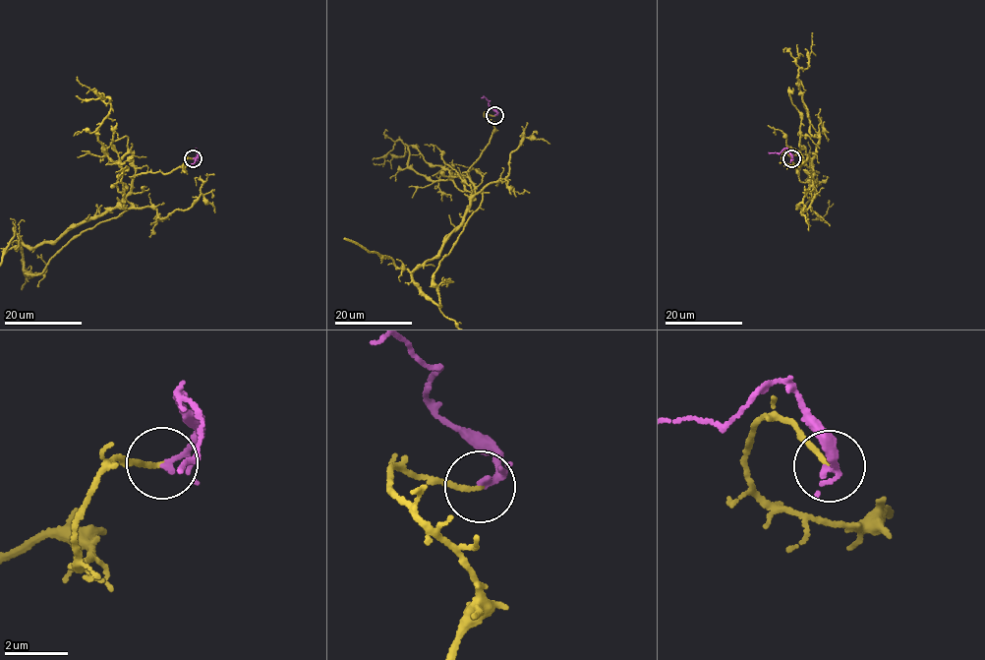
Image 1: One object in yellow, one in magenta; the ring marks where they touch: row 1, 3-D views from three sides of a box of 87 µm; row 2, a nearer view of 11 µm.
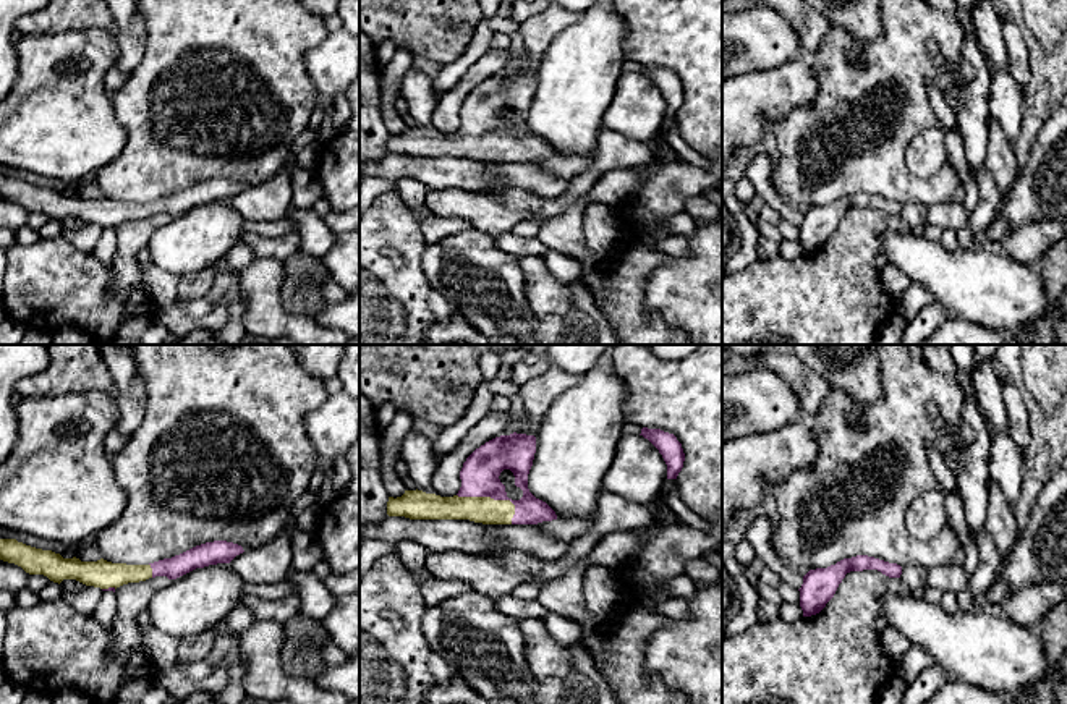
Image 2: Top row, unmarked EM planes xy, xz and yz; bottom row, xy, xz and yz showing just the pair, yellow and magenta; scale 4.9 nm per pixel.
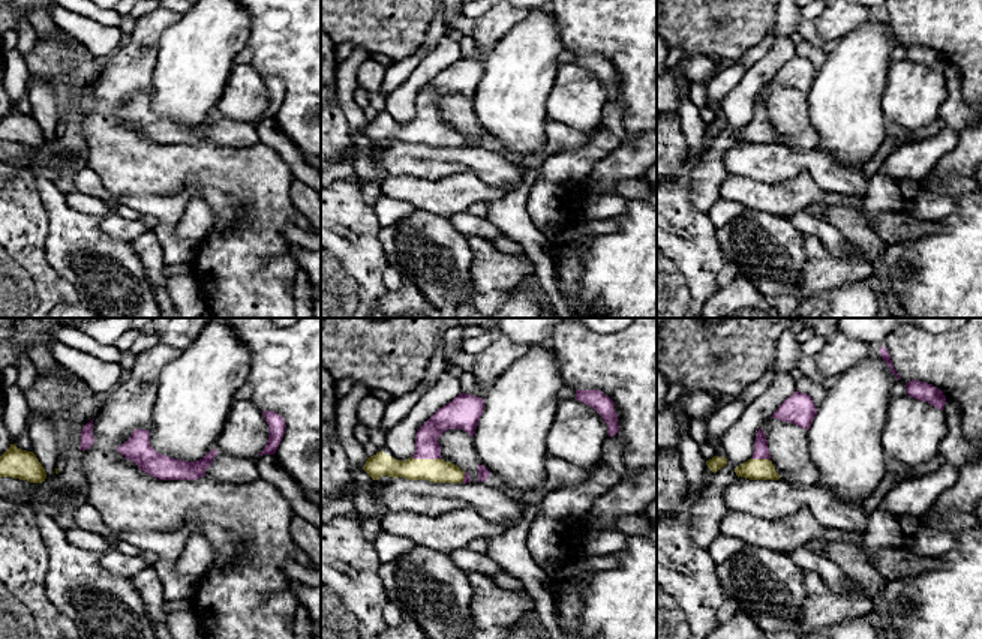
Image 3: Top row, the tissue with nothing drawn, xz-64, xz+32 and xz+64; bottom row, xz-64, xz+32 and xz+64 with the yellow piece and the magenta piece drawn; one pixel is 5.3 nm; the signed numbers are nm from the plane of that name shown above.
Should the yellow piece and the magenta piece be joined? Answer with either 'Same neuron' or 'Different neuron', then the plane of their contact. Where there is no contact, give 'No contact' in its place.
Same neuron. Touches yellow in xz

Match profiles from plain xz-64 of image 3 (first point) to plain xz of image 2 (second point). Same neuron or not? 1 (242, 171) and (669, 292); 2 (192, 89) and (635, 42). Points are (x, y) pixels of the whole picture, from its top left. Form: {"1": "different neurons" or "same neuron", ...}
{"1": "different neurons", "2": "different neurons"}

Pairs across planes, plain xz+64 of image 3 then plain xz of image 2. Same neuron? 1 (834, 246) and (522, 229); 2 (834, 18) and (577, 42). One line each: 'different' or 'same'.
1: different
2: different

